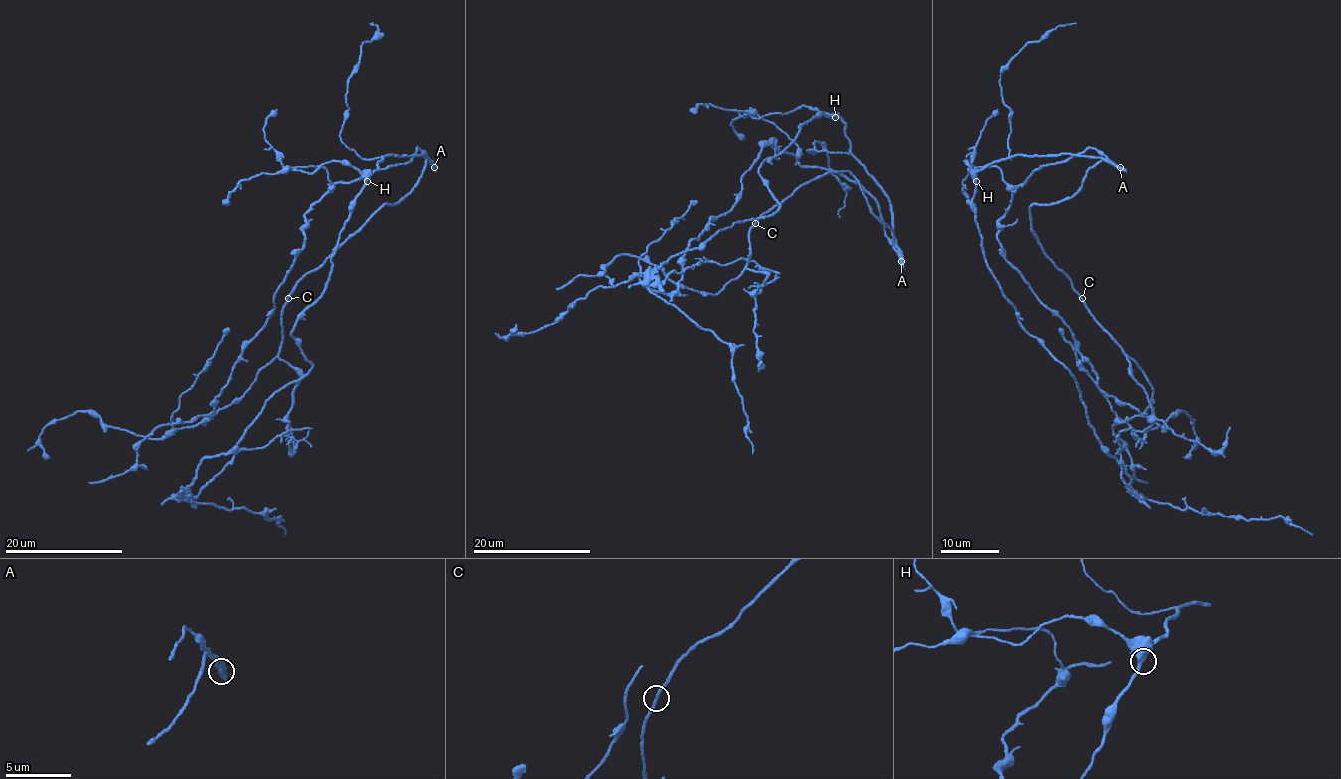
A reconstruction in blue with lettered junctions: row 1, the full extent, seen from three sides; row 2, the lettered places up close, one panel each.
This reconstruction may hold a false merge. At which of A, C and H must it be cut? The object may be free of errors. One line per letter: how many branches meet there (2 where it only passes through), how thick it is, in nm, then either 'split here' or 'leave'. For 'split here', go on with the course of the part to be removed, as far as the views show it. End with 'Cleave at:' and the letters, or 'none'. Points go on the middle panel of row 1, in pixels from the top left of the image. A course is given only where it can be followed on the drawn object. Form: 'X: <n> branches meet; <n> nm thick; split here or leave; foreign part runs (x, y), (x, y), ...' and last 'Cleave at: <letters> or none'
A: 2 branches meet; 360 nm thick; split here; foreign part runs (901, 261), (877, 202), (773, 139), (692, 239), (678, 287), (635, 276), (508, 339), (516, 324)
C: 2 branches meet; 200 nm thick; leave
H: 2 branches meet; 460 nm thick; leave
Cleave at: A

